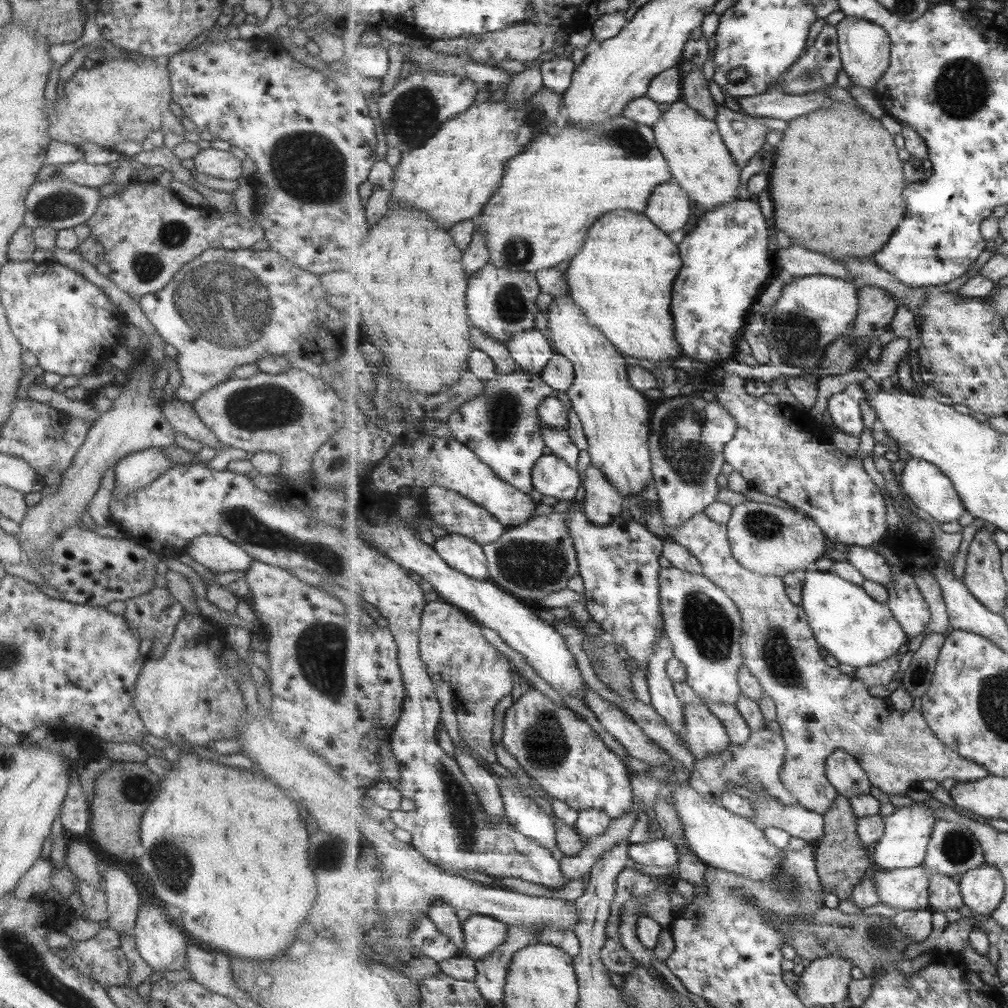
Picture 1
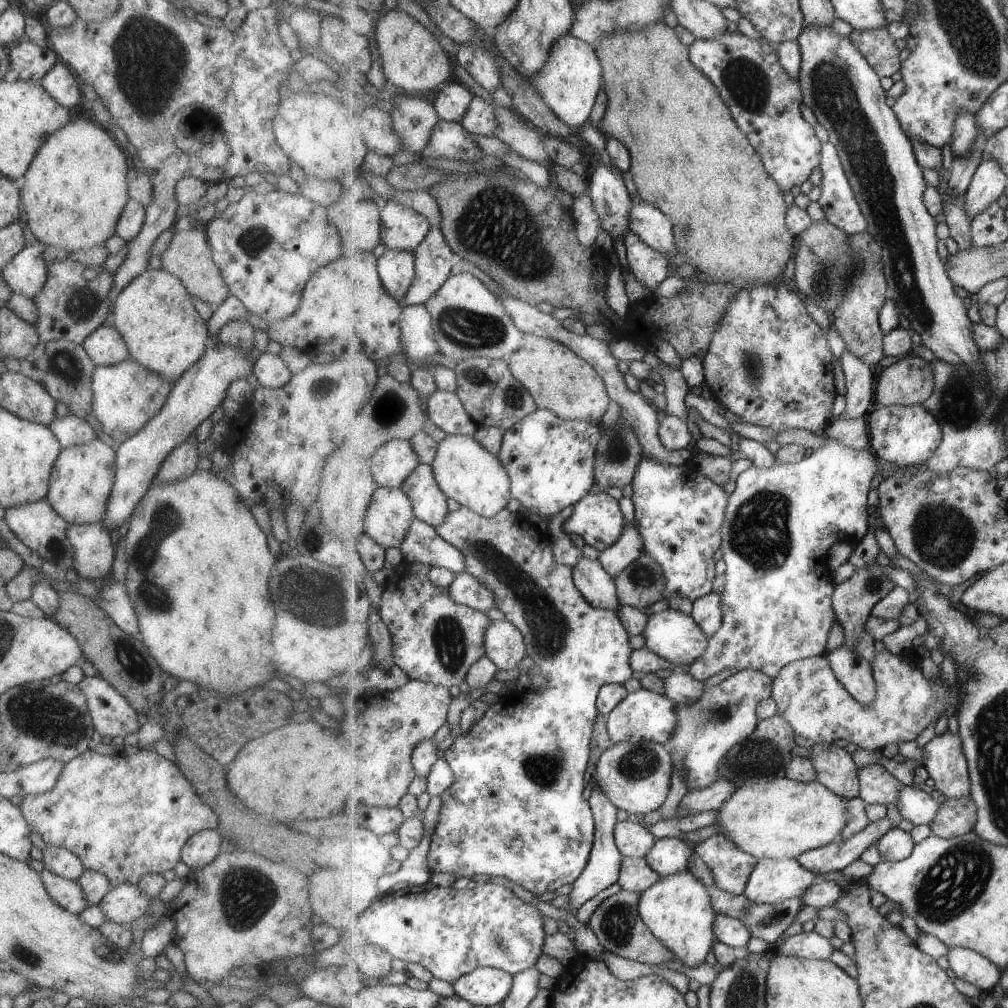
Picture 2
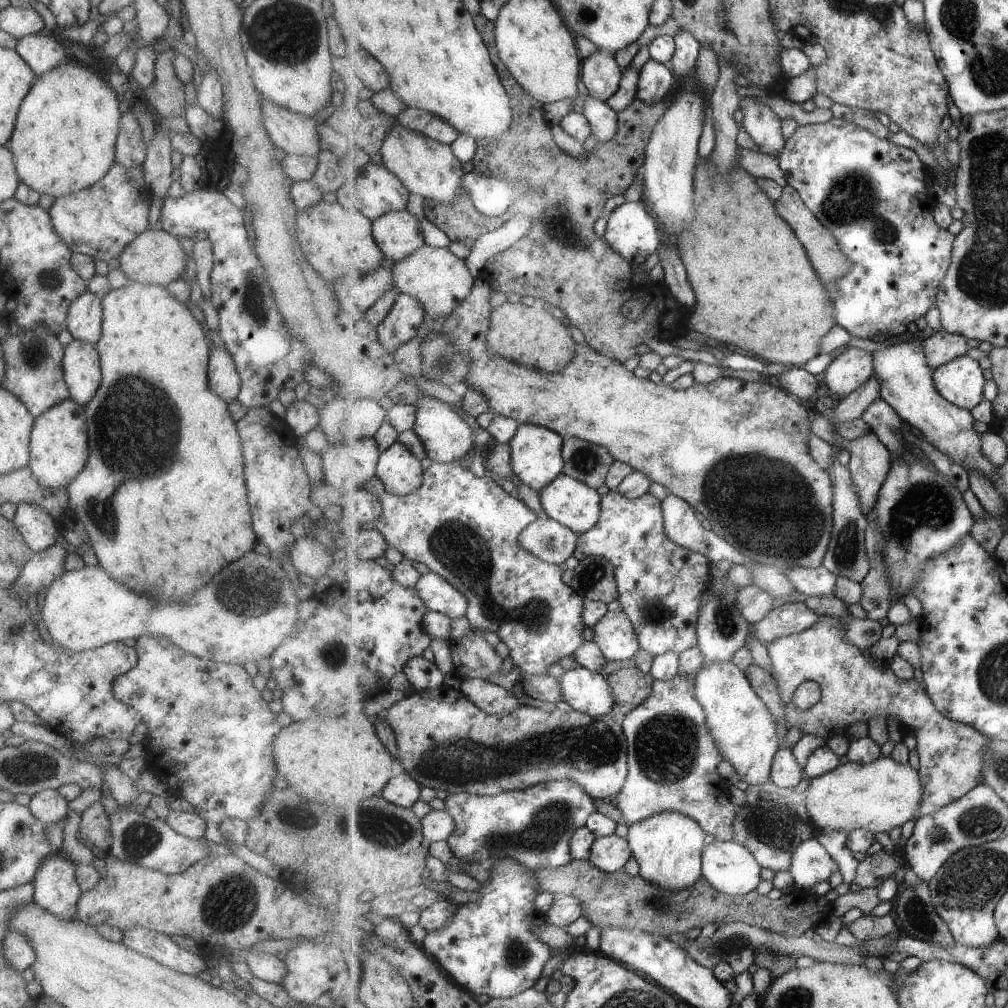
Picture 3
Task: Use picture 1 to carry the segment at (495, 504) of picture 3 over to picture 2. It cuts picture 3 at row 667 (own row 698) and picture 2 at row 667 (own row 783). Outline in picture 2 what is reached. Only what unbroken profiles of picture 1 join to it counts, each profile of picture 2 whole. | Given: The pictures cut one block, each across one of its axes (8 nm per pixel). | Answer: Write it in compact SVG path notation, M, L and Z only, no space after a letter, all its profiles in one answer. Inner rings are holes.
M461 505L460 508L451 512L443 524L436 526L437 532L447 540L457 546L465 554L465 564L469 574L475 576L498 598L497 609L501 610L515 626L523 632L525 644L527 644L527 654L534 659L539 666L541 674L545 676L547 682L539 688L527 688L523 692L513 692L513 694L503 695L499 701L489 707L485 716L479 720L471 730L465 732L454 744L445 751L445 758L451 766L457 782L450 786L441 796L443 797L443 810L439 816L439 824L432 835L431 848L428 854L429 866L432 874L447 873L453 874L457 879L461 877L475 875L485 876L504 876L521 885L534 895L553 892L565 884L574 883L575 880L583 874L583 870L590 863L591 851L594 847L596 820L594 808L591 806L590 799L585 798L585 772L587 772L587 762L589 762L589 742L593 734L593 724L599 714L598 696L606 684L627 682L633 676L634 669L631 666L630 658L634 651L629 644L629 636L626 625L623 624L622 617L619 616L619 610L609 610L595 608L591 601L579 590L575 584L574 568L569 565L559 564L555 558L553 541L550 535L542 531L539 527L529 521L528 516L510 512L505 508L493 518L479 516L476 512Z

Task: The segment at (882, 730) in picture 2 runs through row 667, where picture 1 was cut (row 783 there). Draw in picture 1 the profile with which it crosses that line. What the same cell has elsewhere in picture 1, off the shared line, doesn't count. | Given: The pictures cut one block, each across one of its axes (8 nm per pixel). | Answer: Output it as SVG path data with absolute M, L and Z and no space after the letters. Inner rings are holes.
M703 512L685 522L683 526L672 532L672 538L685 546L694 558L699 560L705 570L704 575L714 584L721 587L730 598L736 602L742 614L743 638L742 658L744 666L758 678L767 696L770 696L777 706L778 719L787 745L785 764L781 768L781 779L787 789L798 800L799 805L807 810L825 816L839 794L835 786L827 778L827 759L835 751L851 753L857 762L866 770L872 784L890 795L905 796L907 790L921 789L921 782L935 780L937 783L953 778L957 782L978 781L987 778L990 771L977 762L963 758L941 742L927 722L922 712L910 709L903 712L891 705L889 698L871 696L867 684L845 674L839 668L833 668L825 662L818 639L811 628L807 611L801 604L795 605L787 593L784 578L773 575L759 576L756 572L746 569L735 558L728 538L728 526L714 522Z

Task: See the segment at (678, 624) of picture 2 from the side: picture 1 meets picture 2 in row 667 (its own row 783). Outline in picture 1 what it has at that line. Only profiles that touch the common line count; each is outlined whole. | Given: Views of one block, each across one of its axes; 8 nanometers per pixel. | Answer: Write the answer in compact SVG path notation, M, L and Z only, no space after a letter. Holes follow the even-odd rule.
M689 783L676 788L671 795L673 807L683 818L685 838L689 846L704 863L755 881L763 881L767 879L767 875L771 877L771 873L775 875L783 867L783 850L769 842L764 826L733 813L727 807L721 806L720 802L712 802Z

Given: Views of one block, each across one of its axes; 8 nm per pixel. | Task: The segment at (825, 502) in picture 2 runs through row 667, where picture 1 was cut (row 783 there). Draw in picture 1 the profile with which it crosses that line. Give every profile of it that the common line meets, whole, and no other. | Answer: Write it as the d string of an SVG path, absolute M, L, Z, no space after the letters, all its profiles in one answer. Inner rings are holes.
M766 728L752 731L747 743L731 742L731 745L719 755L709 755L705 759L697 759L695 771L689 778L689 784L695 787L702 796L706 796L716 803L729 788L743 786L749 790L752 790L753 787L756 792L766 792L770 798L784 806L797 805L799 804L798 800L781 779L781 768L785 764L787 751L783 733L776 734Z

